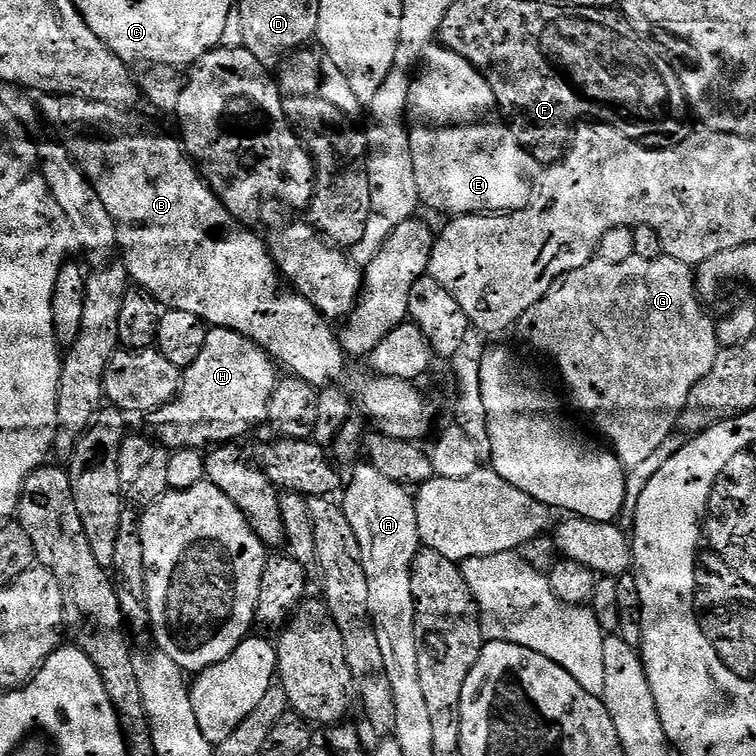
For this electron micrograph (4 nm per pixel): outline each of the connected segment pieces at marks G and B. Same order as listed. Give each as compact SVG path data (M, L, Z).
M666 255L653 260L631 256L626 258L626 262L617 264L597 258L559 281L556 287L549 290L537 304L530 306L526 314L522 314L522 318L514 325L514 328L515 331L520 331L521 338L530 347L537 348L542 355L549 356L556 363L556 368L560 371L560 376L564 379L564 384L568 387L577 410L592 416L597 430L609 440L607 443L610 445L610 451L615 454L625 469L632 470L632 468L642 467L667 442L672 428L674 432L677 427L680 411L686 406L686 398L690 398L690 390L694 390L694 386L698 386L698 382L702 382L706 374L710 374L710 366L714 366L716 356L720 353L722 345L716 338L716 324L704 313L703 306L705 307L702 297L696 291L693 265L683 264Z
M48 94L39 101L38 111L45 121L60 128L59 135L66 141L72 159L79 164L94 190L98 190L98 198L102 198L106 210L110 210L110 218L116 223L118 252L121 257L124 255L122 263L135 287L153 296L161 309L185 311L196 315L205 325L229 328L250 338L273 361L284 363L293 377L316 390L327 387L330 382L343 381L349 361L340 345L337 329L309 300L282 282L269 245L265 241L263 244L250 229L244 228L248 226L224 209L179 139L147 132L127 111L85 100L83 96Z

